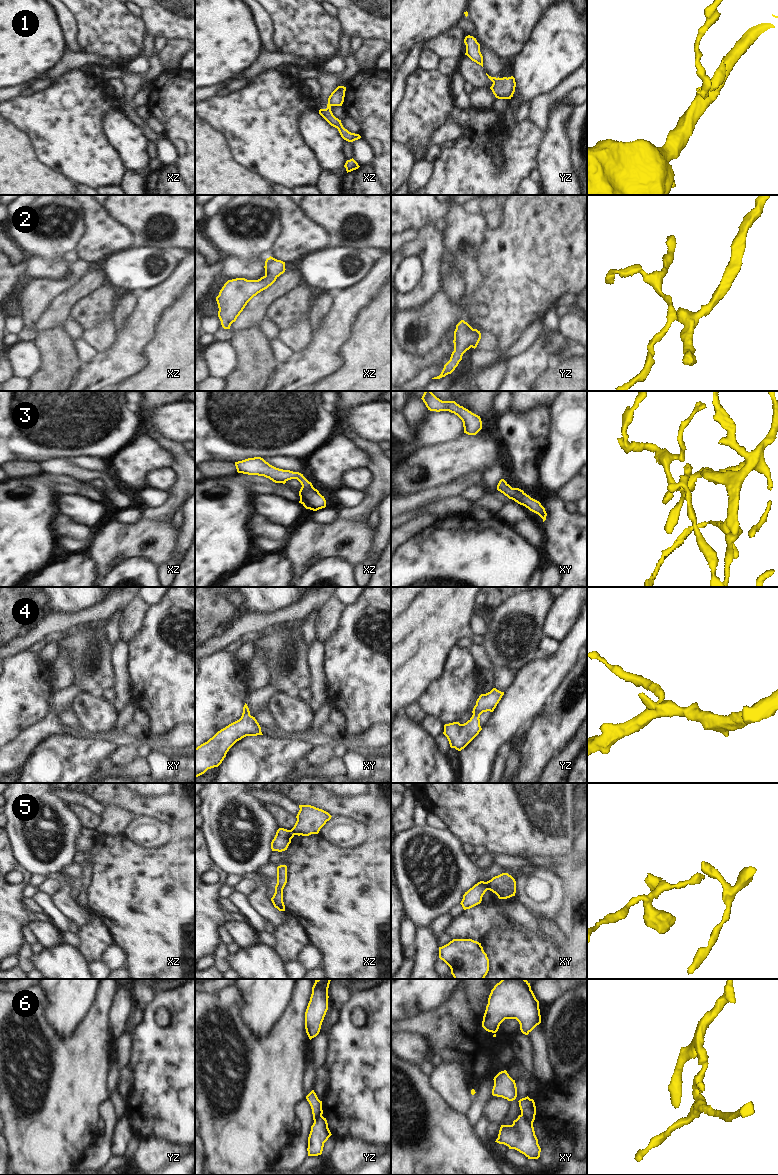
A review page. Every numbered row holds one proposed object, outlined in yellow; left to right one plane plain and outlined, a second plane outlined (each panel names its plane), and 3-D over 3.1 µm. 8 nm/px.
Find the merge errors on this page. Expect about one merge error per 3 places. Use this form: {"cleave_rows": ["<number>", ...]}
{"cleave_rows": ["1", "5", "6"]}

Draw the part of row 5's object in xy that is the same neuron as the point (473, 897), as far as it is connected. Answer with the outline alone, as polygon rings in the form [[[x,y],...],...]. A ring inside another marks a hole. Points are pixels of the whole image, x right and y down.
[[[480,881],[475,884],[472,888],[470,888],[465,894],[463,895],[463,899],[461,901],[461,905],[464,910],[470,909],[478,904],[481,903],[482,897],[485,892],[489,890],[488,885],[484,881]]]

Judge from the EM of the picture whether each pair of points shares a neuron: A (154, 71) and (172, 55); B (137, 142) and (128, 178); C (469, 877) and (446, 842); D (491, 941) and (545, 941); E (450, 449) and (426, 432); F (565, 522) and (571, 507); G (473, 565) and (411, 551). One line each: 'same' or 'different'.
A: different
B: different
C: same
D: same
E: different
F: different
G: same

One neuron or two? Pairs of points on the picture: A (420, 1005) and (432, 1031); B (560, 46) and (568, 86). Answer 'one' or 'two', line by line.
A: two
B: two

